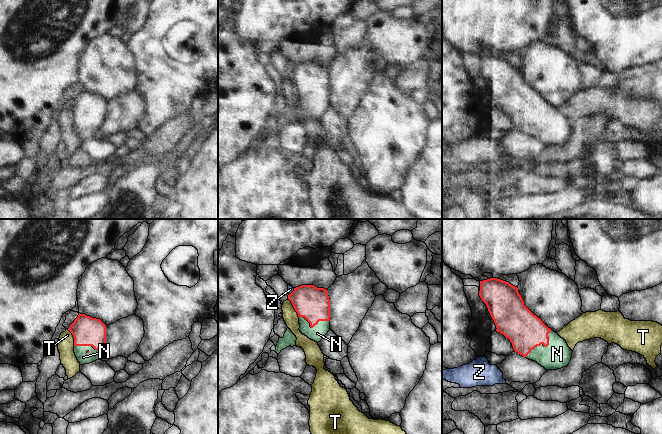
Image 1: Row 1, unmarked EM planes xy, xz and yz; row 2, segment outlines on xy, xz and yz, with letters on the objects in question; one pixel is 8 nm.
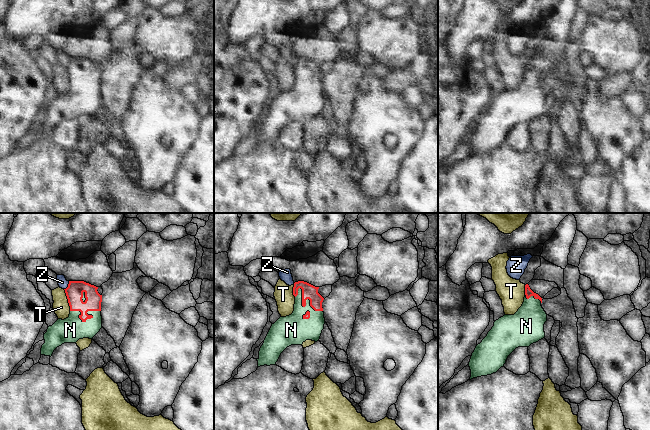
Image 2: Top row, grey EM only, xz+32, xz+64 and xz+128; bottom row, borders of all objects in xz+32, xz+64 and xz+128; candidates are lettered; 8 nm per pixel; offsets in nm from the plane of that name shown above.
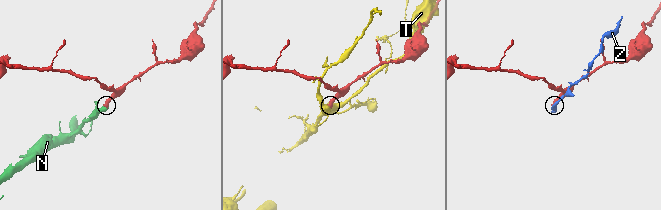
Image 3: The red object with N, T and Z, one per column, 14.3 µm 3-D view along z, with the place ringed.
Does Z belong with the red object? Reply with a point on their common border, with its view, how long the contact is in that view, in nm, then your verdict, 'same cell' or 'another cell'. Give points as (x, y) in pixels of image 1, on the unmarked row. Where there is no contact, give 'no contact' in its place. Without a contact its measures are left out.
meets red in xz at (293, 67); contact 70 nm long; another cell

